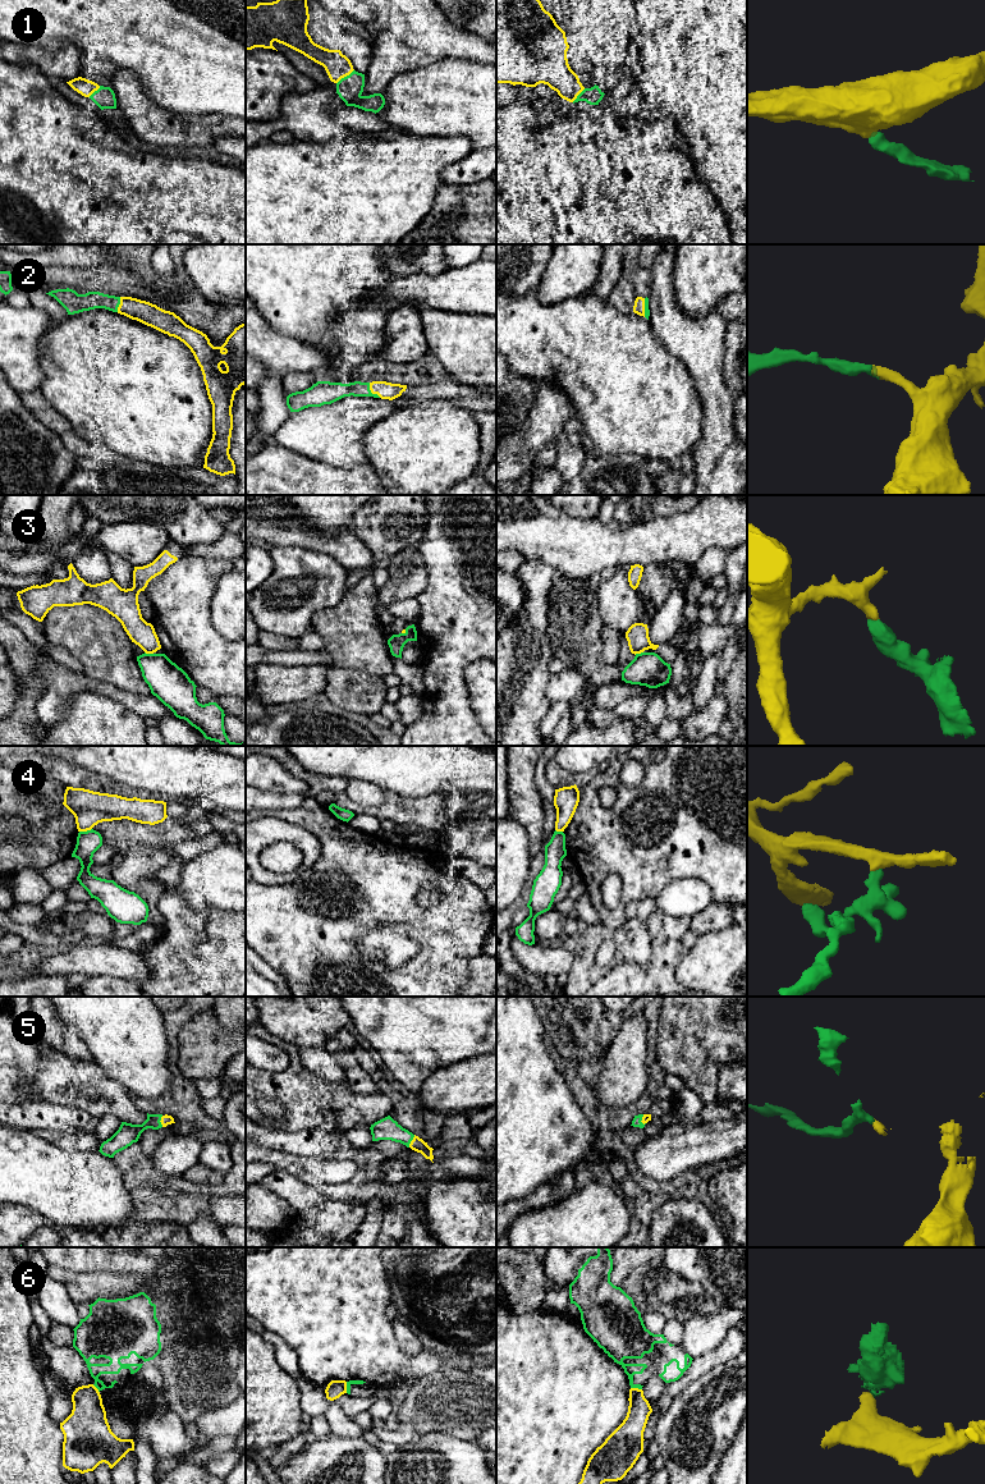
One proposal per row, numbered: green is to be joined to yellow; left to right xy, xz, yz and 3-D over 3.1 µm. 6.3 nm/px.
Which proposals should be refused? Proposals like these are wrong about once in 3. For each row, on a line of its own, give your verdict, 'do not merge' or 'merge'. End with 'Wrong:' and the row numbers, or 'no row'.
1: merge
2: merge
3: do not merge
4: do not merge
5: merge
6: do not merge
Wrong: 3, 4, 6

